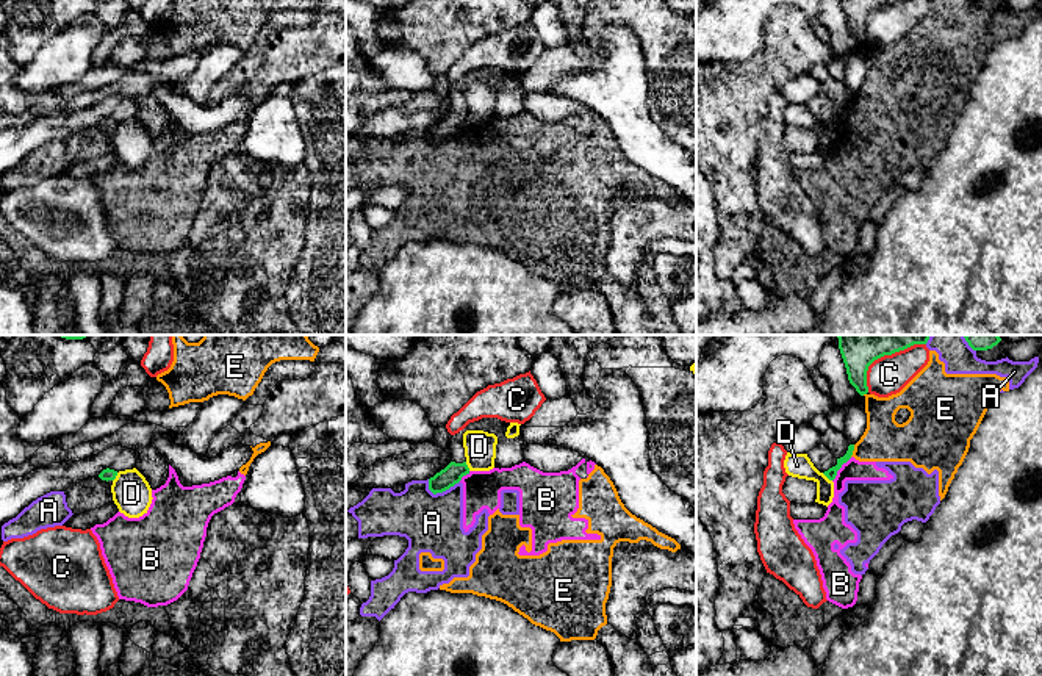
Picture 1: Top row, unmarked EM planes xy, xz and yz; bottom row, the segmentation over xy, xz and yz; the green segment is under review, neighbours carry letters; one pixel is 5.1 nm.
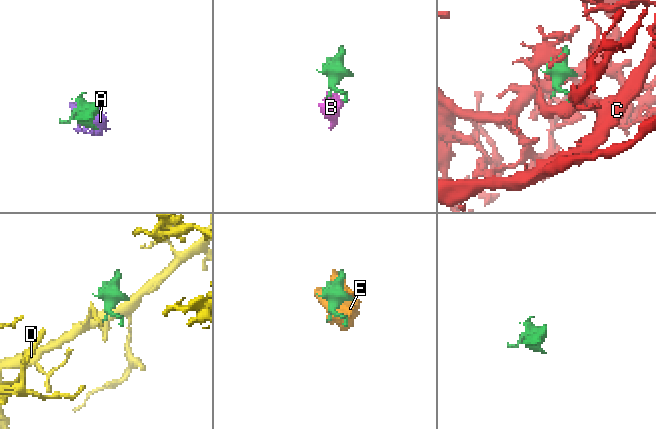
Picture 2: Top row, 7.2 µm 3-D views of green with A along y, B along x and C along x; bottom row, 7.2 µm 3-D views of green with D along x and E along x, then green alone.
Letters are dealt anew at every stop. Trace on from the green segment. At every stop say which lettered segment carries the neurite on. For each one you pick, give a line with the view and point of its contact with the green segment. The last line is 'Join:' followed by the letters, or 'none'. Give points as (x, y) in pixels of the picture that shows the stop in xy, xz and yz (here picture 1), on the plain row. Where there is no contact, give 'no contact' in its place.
Join: none

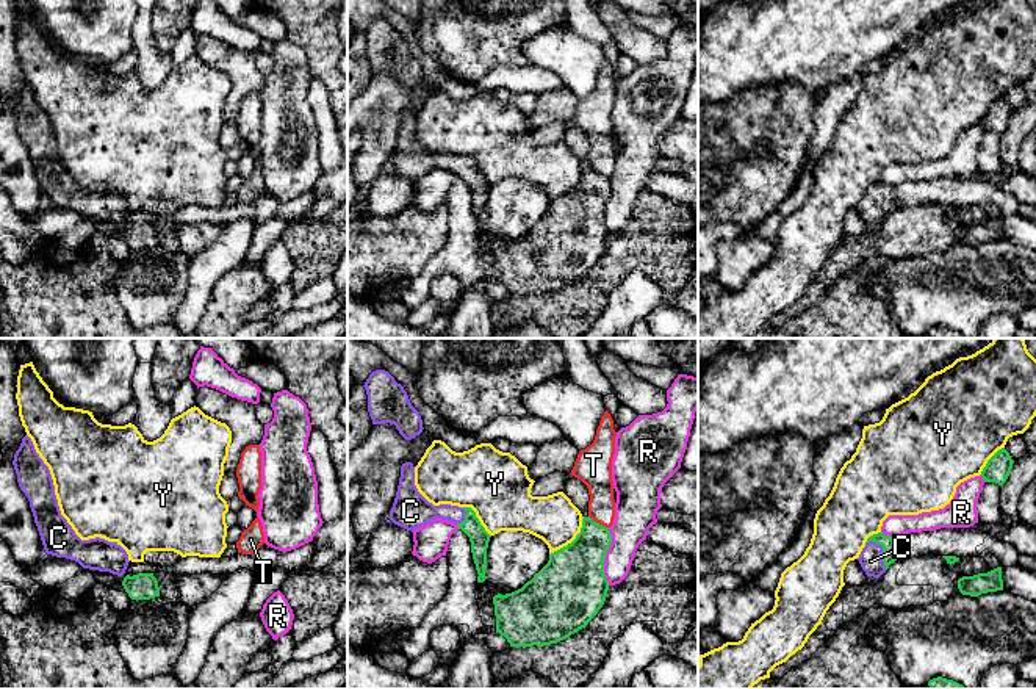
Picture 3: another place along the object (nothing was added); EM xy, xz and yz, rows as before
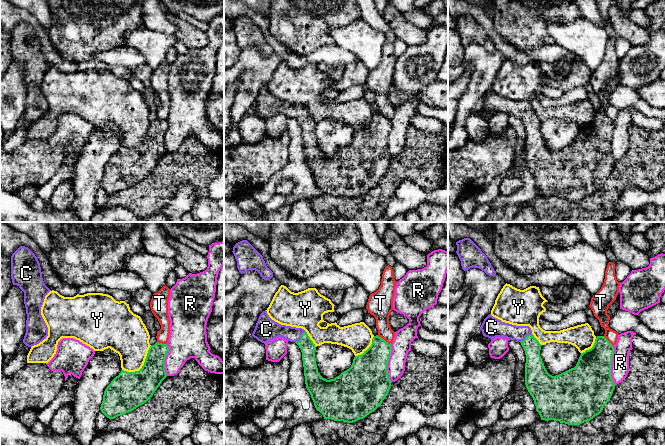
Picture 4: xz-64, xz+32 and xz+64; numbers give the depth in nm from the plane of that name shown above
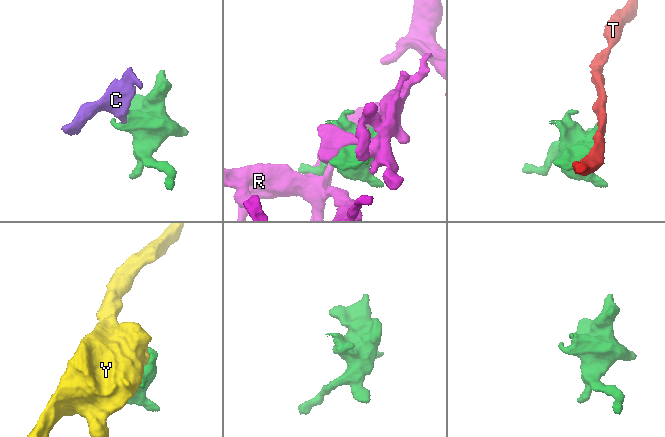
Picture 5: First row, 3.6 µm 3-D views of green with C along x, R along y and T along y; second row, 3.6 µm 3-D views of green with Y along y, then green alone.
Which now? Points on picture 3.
C: contact yz (883, 202)
Join: C

